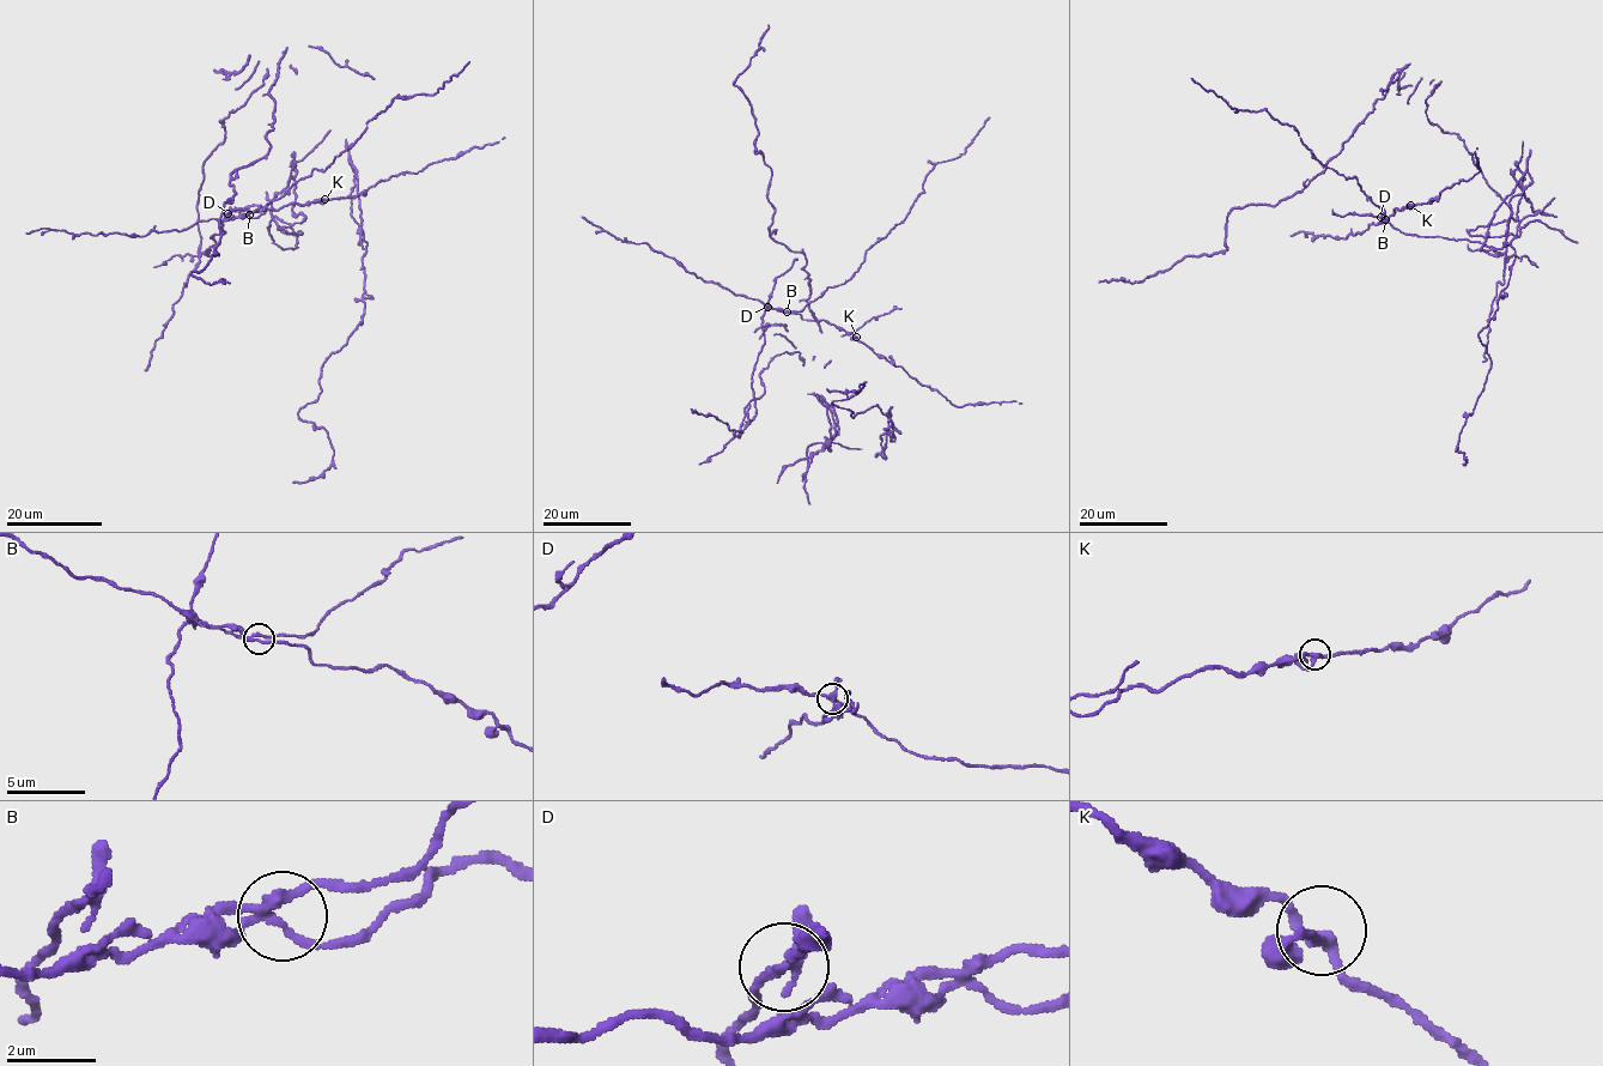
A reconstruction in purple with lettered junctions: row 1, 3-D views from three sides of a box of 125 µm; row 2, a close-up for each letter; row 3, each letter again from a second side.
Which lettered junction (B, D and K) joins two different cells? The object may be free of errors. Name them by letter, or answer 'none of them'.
D

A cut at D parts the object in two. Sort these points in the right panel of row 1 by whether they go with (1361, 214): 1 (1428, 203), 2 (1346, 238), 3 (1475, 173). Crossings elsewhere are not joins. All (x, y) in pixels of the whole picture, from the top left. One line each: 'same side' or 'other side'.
1: other side
2: other side
3: other side

